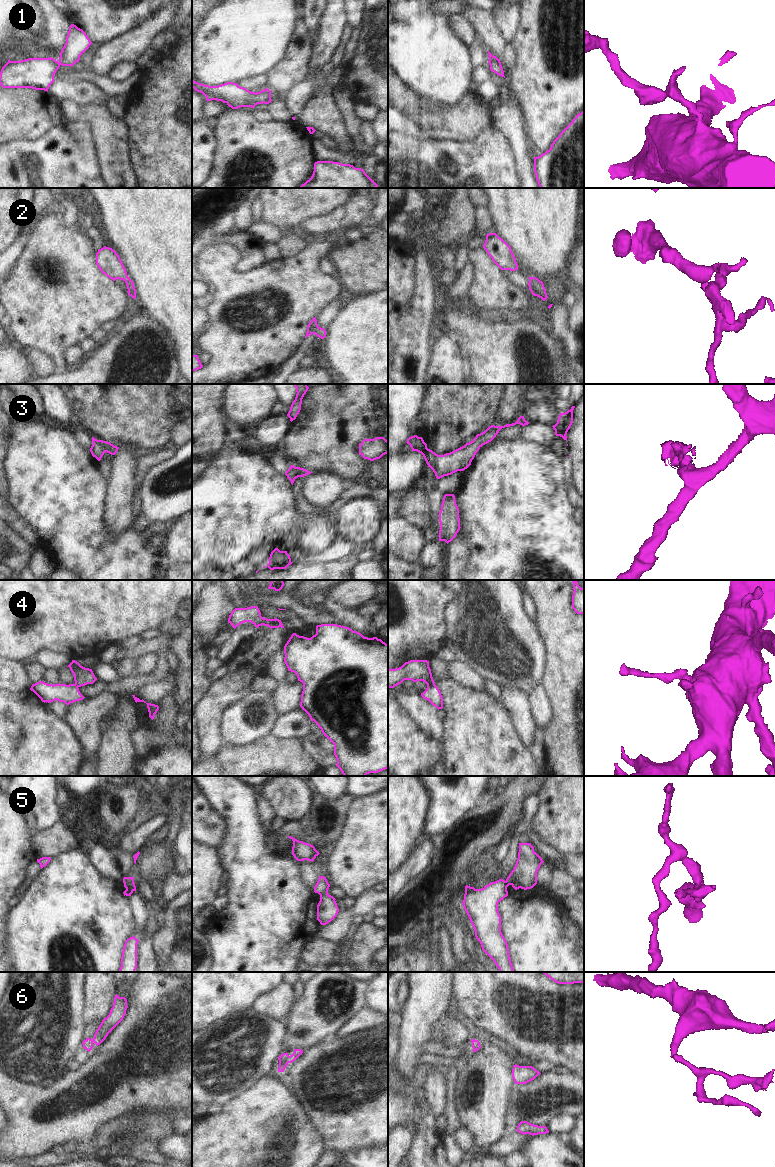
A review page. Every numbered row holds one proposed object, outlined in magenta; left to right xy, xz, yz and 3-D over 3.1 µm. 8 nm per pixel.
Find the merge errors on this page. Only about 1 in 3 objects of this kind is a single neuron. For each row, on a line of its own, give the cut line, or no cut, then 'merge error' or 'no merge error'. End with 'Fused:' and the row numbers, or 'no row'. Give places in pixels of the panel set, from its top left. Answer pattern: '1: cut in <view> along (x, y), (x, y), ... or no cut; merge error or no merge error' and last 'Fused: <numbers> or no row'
1: no cut; no merge error
2: no cut; no merge error
3: no cut; no merge error
4: cut in xz along (272, 619), (274, 627); merge error
5: cut in xz along (327, 892), (320, 895); merge error
6: no cut; no merge error
Fused: 4, 5

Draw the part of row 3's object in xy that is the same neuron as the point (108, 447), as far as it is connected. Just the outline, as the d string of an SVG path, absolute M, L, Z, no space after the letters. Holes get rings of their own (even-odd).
M92 437L92 443L93 445L90 448L90 452L92 456L95 457L98 461L101 460L105 452L111 455L115 455L119 449L119 447L114 446L110 442L97 440L94 437Z

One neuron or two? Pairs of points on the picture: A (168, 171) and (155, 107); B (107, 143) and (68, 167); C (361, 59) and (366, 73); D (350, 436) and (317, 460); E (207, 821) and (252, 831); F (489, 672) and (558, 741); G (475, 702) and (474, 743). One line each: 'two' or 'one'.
A: one
B: two
C: one
D: one
E: two
F: two
G: one

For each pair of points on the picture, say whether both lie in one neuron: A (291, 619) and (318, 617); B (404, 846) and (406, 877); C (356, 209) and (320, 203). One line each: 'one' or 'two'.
A: two
B: two
C: two

